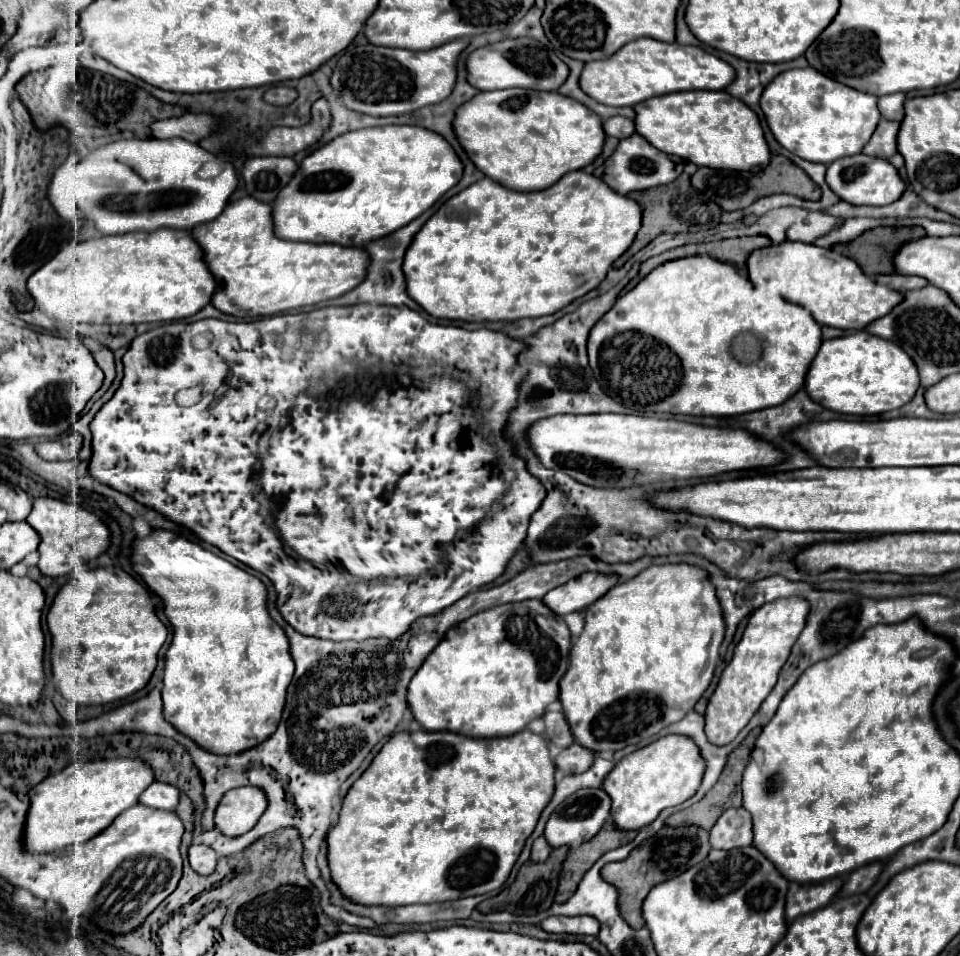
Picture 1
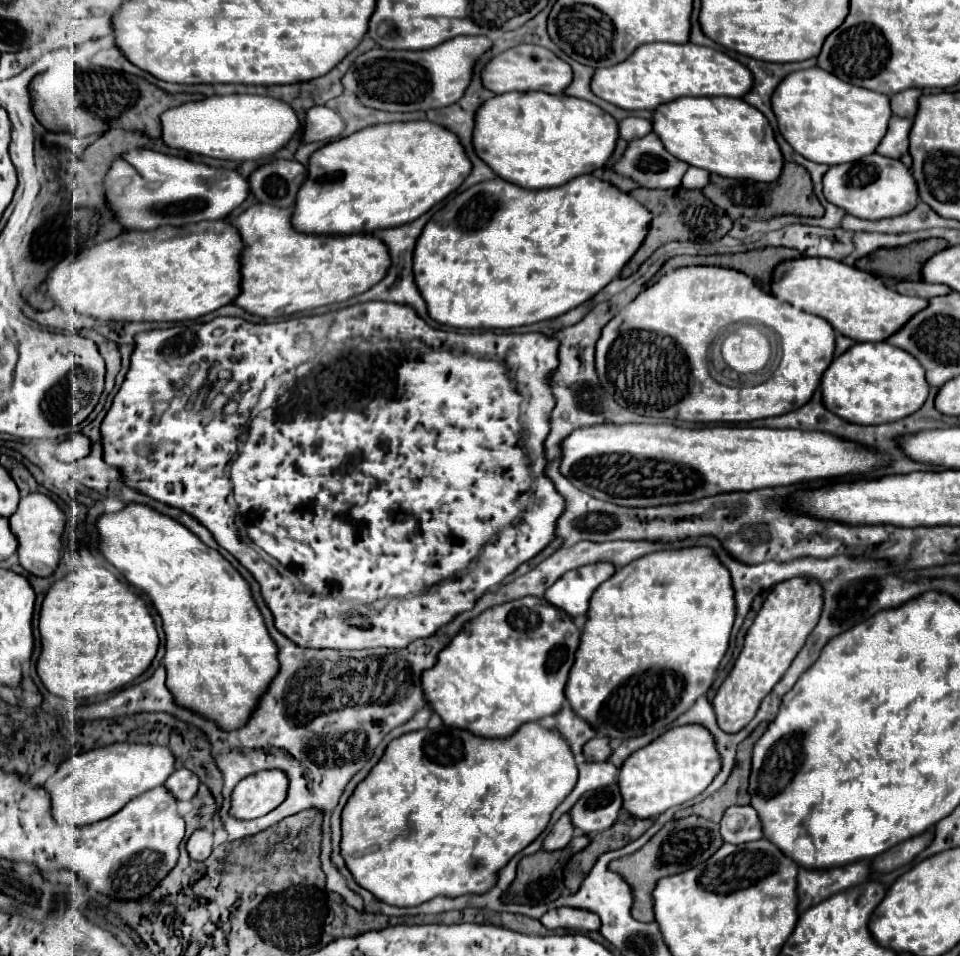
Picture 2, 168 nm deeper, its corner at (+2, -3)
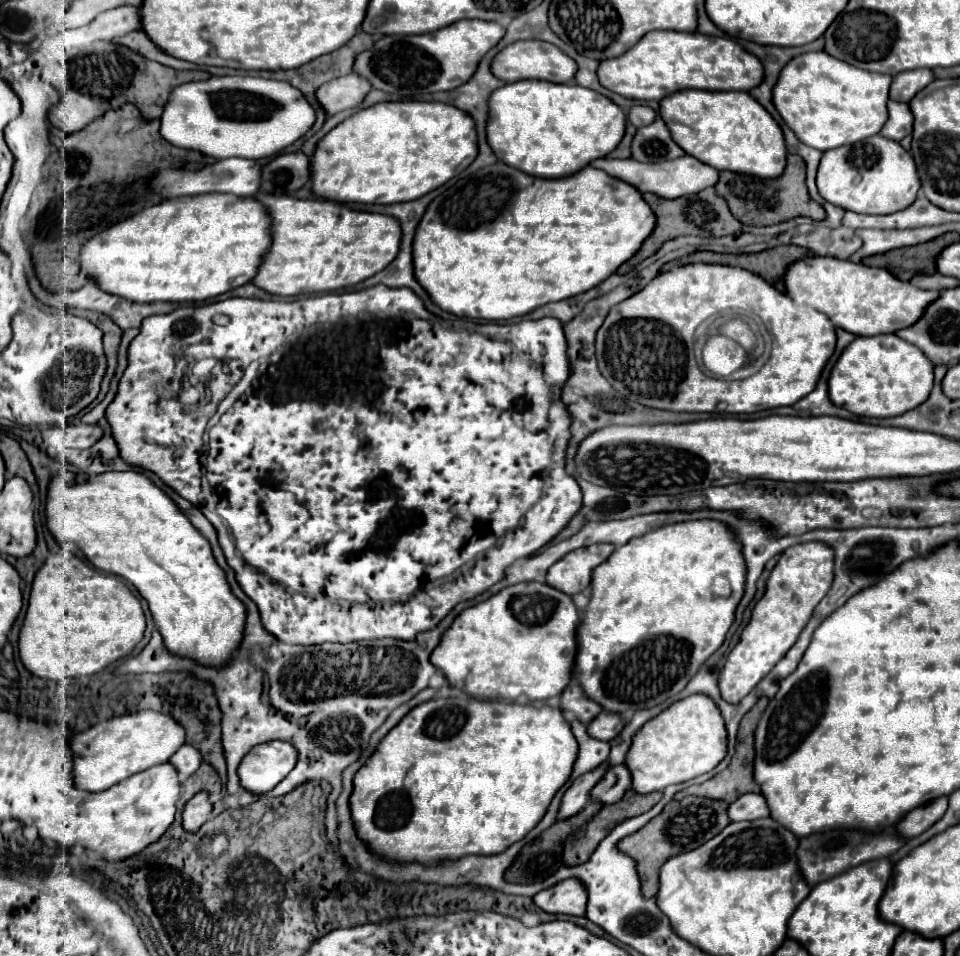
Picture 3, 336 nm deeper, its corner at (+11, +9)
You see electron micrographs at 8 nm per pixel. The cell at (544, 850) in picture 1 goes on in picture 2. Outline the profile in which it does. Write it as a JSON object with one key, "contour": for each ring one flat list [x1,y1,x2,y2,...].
{"contour":[[563,814,557,824,553,826,553,830,545,836,543,844,541,844,541,850,545,852,555,852,559,848,565,848,569,844,569,840,575,836,575,828,571,826,571,820,569,820,569,814]]}

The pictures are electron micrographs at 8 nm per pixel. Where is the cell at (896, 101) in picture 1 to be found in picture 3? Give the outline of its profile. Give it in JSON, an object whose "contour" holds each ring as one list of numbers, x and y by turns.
{"contour":[[918,68,916,72,900,72,900,76,896,76,892,82,890,98,900,102,910,102,932,80,934,80,934,72,930,68]]}

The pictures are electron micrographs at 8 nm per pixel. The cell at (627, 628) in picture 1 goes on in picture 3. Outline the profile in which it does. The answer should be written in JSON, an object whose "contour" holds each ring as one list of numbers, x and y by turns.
{"contour":[[688,520,688,522,678,522,678,524,668,524,658,530,652,530,644,536,632,538,628,544,618,546,592,574,592,598,588,604,588,610,582,618,582,624,578,628,578,654,576,654,576,666,574,666,574,680,584,688,588,698,598,700,598,704,608,710,608,712,620,712,622,716,632,718,634,712,652,708,656,704,662,704,664,700,676,696,688,680,698,672,698,668,722,646,726,632,730,630,734,622,736,608,744,596,746,590,746,564,744,564,744,554,742,554,742,542,738,540,736,532,718,520]]}

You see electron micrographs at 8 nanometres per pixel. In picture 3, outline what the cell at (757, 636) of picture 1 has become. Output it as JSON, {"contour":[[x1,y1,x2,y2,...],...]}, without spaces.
{"contour":[[804,542,790,546,774,566,762,600,754,606,752,618,744,628,740,642,730,652,722,672,720,690,724,700,740,702,752,688,778,664,794,646,808,624,814,608,826,596,834,580,834,550,826,542]]}

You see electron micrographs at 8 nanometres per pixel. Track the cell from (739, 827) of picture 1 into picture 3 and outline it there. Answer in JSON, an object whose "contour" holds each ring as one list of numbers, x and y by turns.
{"contour":[[744,794,740,800,730,804,728,816,732,816,732,822,758,820,770,816,770,810,766,810,766,798,762,794]]}

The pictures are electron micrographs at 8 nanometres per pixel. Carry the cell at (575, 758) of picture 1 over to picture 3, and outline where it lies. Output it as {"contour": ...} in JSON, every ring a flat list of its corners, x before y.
{"contour":[[600,712,600,716,596,716,596,720,588,724,588,734,598,740,612,740,624,730,626,722,628,720,624,720,616,712]]}

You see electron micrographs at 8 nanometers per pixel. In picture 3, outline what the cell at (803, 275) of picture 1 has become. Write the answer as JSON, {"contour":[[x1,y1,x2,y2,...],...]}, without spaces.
{"contour":[[814,256,794,262,784,278,788,296,798,304,814,306,830,316,830,320,854,336,894,334,910,324,916,324,928,304,938,298,938,292,914,288,908,282,894,278,884,268,872,268,854,264,850,260,838,260,830,256]]}

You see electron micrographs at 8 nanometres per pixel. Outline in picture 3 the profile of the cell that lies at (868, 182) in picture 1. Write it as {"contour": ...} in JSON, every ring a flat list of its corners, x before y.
{"contour":[[876,134,856,144,826,150,818,168,818,190,824,200,844,210,860,214,894,214,916,200,920,178,912,154,898,142]]}

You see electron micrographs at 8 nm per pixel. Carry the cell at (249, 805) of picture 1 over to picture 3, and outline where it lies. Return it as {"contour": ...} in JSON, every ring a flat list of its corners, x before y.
{"contour":[[272,740,254,746,238,768,242,788,254,794,270,792,296,766,298,750,292,742]]}

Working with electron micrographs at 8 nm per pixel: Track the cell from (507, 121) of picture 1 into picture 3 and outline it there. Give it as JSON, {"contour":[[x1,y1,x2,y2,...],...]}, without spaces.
{"contour":[[522,80,506,84,490,96,490,118,486,132,488,144,500,162,538,178,566,178,588,166,592,160,608,156,620,144,626,132,626,114,606,96,578,84]]}

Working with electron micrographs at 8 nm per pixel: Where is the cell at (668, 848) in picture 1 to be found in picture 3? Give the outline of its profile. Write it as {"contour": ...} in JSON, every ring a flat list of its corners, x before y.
{"contour":[[686,796,680,802,678,800,668,802,664,806,664,810,656,818,652,818,644,828,640,828,638,832,620,840,618,848,638,862,638,872,640,872,644,896,652,898,652,896,658,894,660,866,668,858,676,856,680,852,688,852,688,850,694,850,694,848,702,846,704,842,708,842,710,838,720,834,720,830,724,830,728,824,730,824,728,802,700,798,700,796]]}

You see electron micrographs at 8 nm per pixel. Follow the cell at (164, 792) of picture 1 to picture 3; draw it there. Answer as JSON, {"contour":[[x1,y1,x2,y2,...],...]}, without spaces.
{"contour":[[184,744,184,746,172,756,170,762,178,768,178,772,190,776,190,774,194,774,194,772,200,768,200,764,202,764,202,754,200,754,200,750,194,748,192,744]]}

